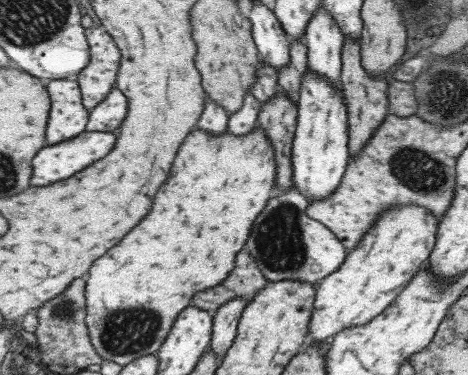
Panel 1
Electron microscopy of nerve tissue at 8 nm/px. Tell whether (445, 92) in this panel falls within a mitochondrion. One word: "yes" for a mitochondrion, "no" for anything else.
yes

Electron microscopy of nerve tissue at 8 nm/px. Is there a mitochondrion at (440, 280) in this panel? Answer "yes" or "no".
no

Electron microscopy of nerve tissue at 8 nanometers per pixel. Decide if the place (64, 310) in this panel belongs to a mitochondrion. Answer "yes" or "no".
yes

